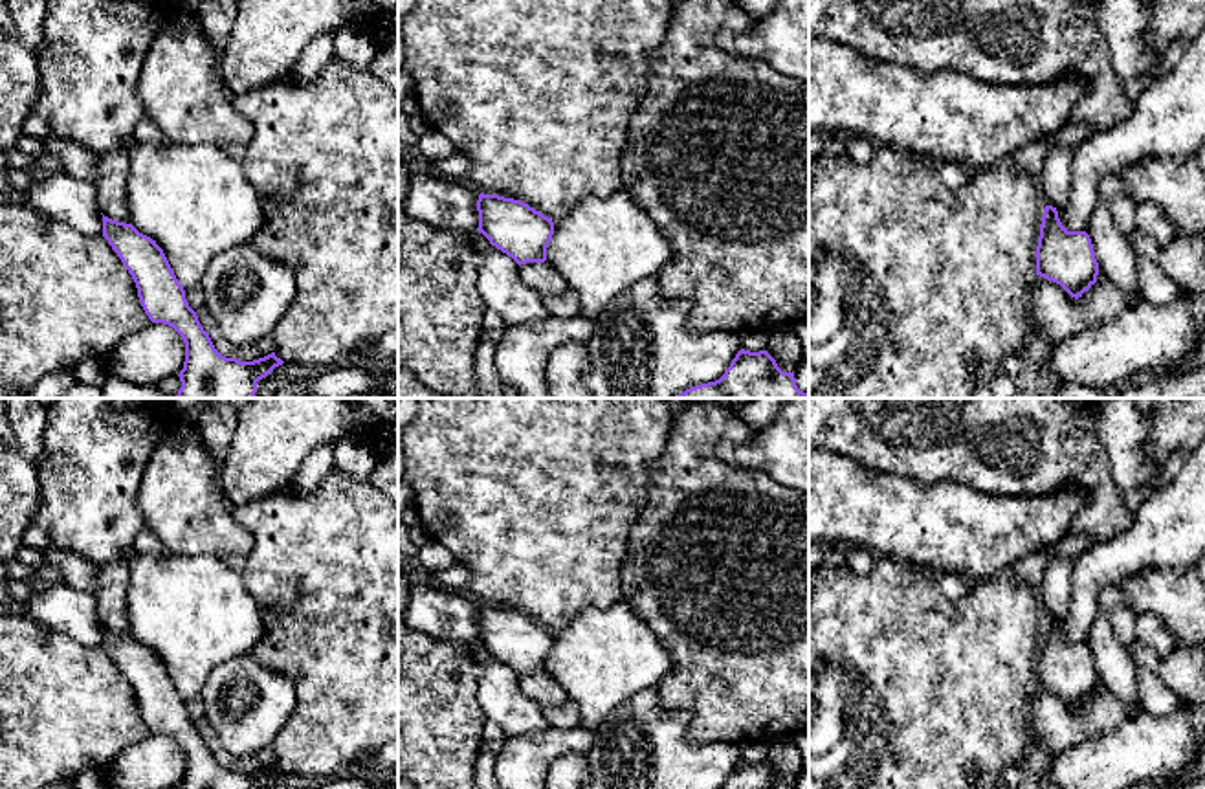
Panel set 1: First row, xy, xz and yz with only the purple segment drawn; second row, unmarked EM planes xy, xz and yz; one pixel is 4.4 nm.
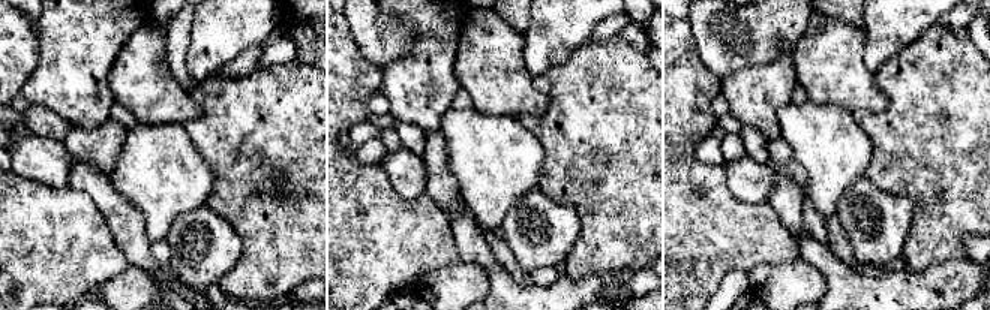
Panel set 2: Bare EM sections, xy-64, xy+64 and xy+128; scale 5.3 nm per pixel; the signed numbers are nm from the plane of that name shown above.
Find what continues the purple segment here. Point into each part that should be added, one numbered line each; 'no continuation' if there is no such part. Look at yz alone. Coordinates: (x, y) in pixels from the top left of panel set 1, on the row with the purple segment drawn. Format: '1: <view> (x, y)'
no continuation

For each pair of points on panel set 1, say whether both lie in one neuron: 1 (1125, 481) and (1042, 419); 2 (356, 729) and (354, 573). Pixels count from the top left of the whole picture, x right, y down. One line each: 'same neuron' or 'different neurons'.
1: different neurons
2: same neuron

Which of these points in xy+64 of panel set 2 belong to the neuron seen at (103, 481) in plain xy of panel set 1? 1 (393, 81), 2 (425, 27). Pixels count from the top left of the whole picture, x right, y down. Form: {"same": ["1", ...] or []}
{"same": ["1", "2"]}

